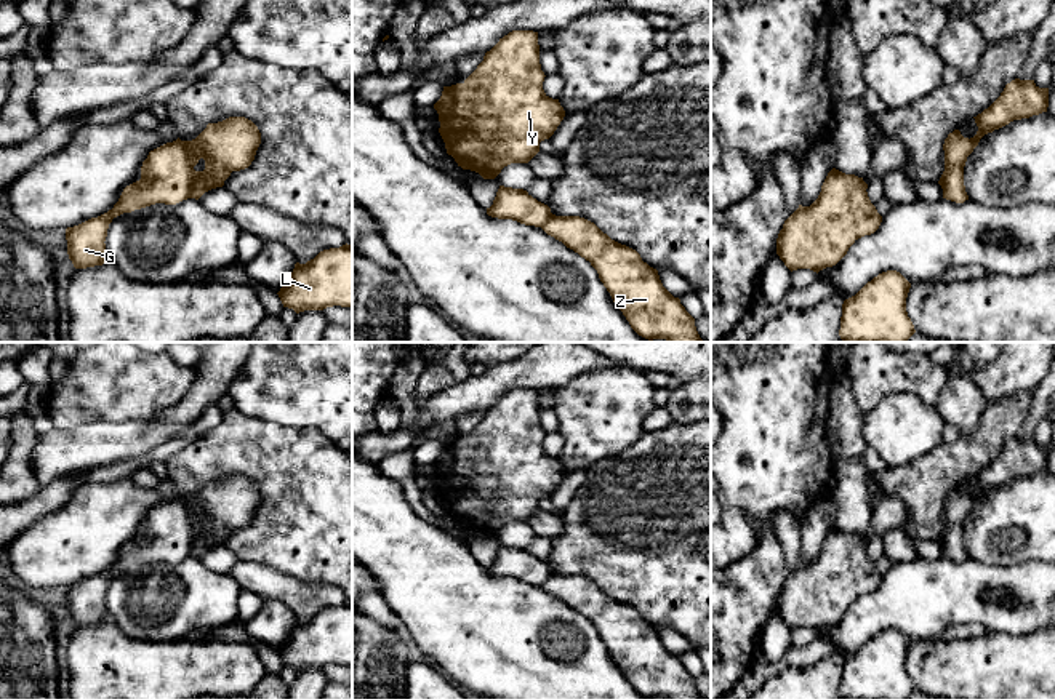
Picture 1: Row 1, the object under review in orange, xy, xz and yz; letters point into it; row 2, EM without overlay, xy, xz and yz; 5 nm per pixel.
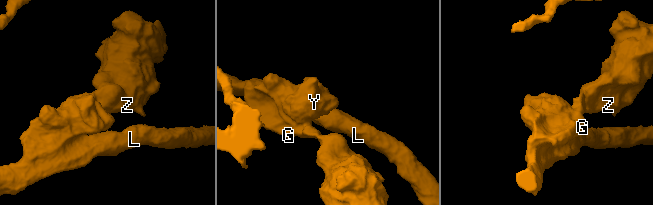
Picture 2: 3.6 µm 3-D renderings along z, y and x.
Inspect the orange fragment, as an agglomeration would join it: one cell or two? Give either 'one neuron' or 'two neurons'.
two neurons

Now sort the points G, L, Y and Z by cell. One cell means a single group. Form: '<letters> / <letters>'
G L Y / Z

